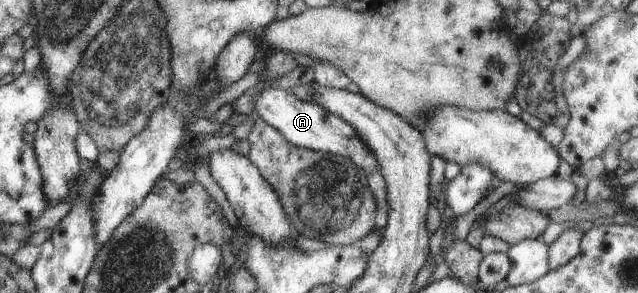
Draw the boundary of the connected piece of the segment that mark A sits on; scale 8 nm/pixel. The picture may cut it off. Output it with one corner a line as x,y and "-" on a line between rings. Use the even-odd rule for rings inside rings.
275,83
269,88
265,87
256,97
253,109
254,115
258,115
271,127
278,128
291,144
313,151
348,157
358,167
362,167
366,174
372,173
374,169
380,170
375,153
363,143
359,133
350,123
335,115
334,112
329,113
319,104
304,101
304,99
292,95
290,91
286,90
285,84

